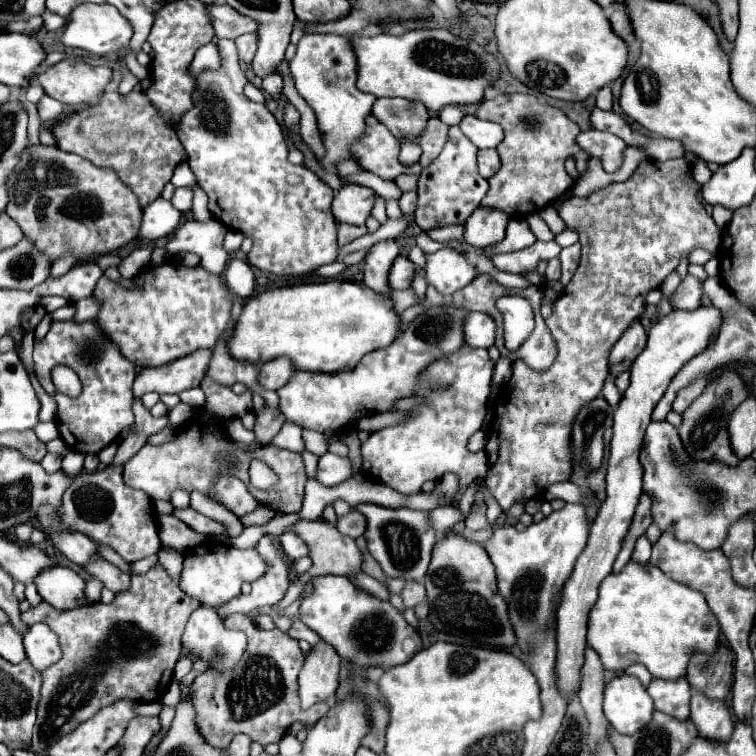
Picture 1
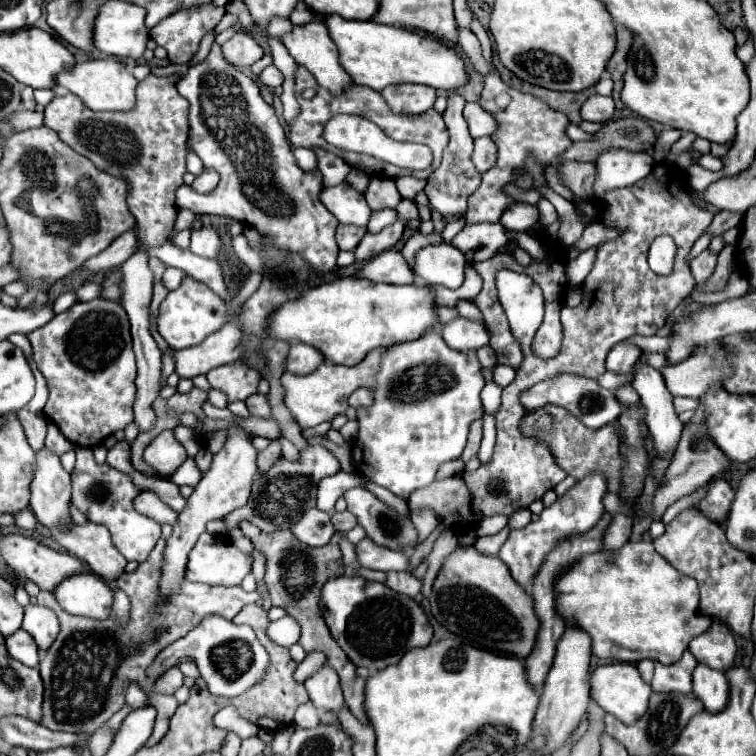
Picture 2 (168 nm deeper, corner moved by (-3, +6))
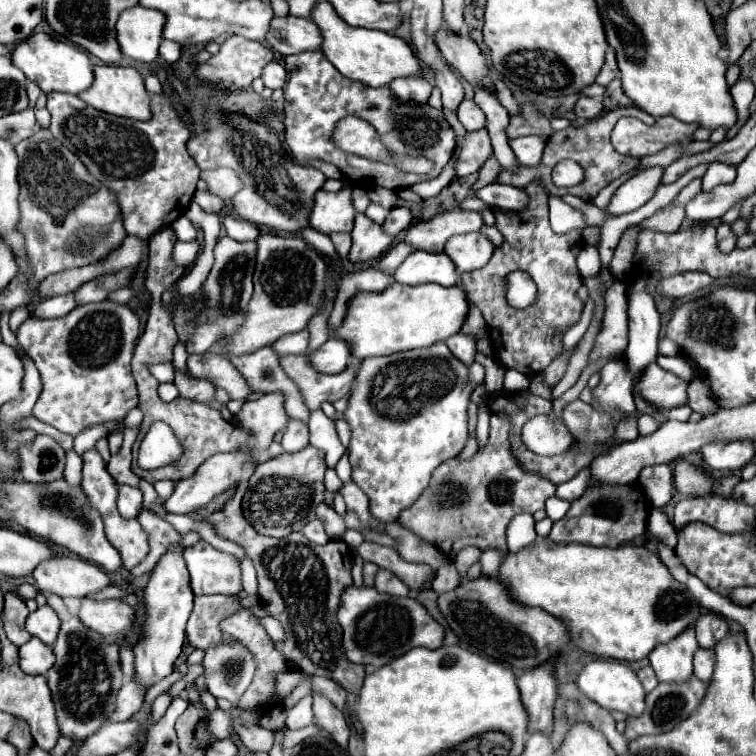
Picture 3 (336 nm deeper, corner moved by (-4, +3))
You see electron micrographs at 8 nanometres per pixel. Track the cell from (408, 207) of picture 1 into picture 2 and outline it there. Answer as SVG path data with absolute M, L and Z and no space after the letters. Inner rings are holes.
M401 200L399 204L397 204L397 214L399 214L399 218L403 220L403 224L409 224L411 220L417 220L419 218L419 214L417 214L417 206L411 202L411 200Z

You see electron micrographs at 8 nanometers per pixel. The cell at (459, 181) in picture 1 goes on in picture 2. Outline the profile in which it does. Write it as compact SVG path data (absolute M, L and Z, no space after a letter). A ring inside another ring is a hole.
M447 92L447 108L443 112L443 120L445 126L449 130L451 142L447 146L447 152L443 154L443 162L441 166L429 176L425 192L429 198L429 206L439 210L445 216L451 214L459 214L467 210L467 198L477 190L481 174L475 170L475 166L471 164L471 154L473 154L473 138L467 130L467 122L463 118L463 106L465 106L465 98L459 92ZM459 210L459 212L455 212Z

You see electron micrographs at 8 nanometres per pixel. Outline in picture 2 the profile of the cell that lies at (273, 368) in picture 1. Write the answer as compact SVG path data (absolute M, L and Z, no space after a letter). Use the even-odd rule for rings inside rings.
M299 342L299 344L293 344L289 350L287 370L293 374L311 374L323 362L325 362L325 358L319 354L319 350Z

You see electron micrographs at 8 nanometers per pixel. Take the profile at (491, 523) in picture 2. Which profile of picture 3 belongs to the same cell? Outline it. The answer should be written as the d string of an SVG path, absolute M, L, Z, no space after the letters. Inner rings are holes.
M490 547L482 553L480 557L480 563L482 563L482 575L498 575L498 569L504 561L506 553L498 551L498 547Z

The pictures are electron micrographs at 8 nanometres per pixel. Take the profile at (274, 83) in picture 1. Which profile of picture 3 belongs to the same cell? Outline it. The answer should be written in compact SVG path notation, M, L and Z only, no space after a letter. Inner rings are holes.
M270 63L268 67L264 67L262 71L262 81L266 87L270 89L278 89L278 87L284 87L286 85L286 71L280 63Z

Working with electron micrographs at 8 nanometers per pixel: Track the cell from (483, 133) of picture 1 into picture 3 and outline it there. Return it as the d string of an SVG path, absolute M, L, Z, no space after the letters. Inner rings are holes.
M464 99L460 103L460 109L458 109L458 121L464 125L466 131L480 131L486 127L486 117L484 113L480 111L480 107L476 105L476 101L470 101L470 99Z

